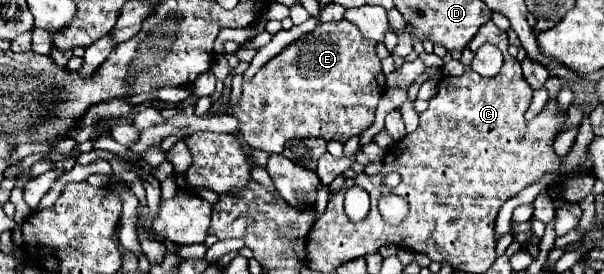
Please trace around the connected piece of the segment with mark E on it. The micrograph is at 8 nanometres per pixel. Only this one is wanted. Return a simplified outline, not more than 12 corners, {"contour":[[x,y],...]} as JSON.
{"contour":[[345,19],[317,25],[243,81],[251,149],[345,143],[387,87]]}

